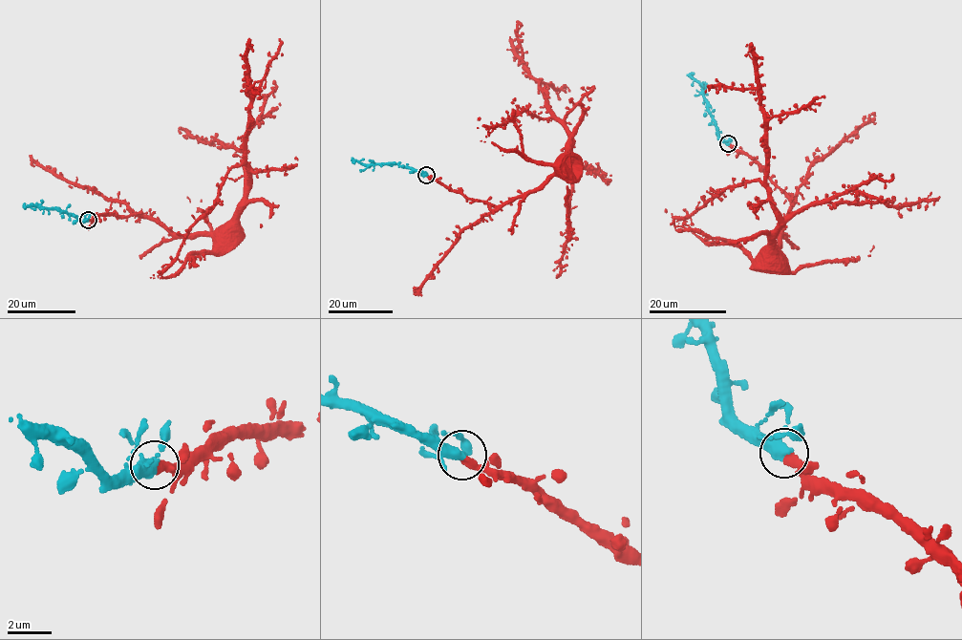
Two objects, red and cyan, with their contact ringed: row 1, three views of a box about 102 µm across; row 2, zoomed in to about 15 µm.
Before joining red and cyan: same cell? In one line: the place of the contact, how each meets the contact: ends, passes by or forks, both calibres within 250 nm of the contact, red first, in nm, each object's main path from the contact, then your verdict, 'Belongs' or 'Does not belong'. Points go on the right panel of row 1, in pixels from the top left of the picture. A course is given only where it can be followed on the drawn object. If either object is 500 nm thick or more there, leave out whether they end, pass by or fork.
Place: (728, 143). At the ring red ends. At the ring cyan forks. Thickness 380 nm (red) against 300 nm. Course of red: (728, 144), (758, 164), (790, 202), (776, 251), (767, 117), (758, 92), (725, 85), (704, 87), (704, 93). Course of cyan: (728, 144), (719, 138), (700, 84), (689, 75), (694, 74). Belongs

